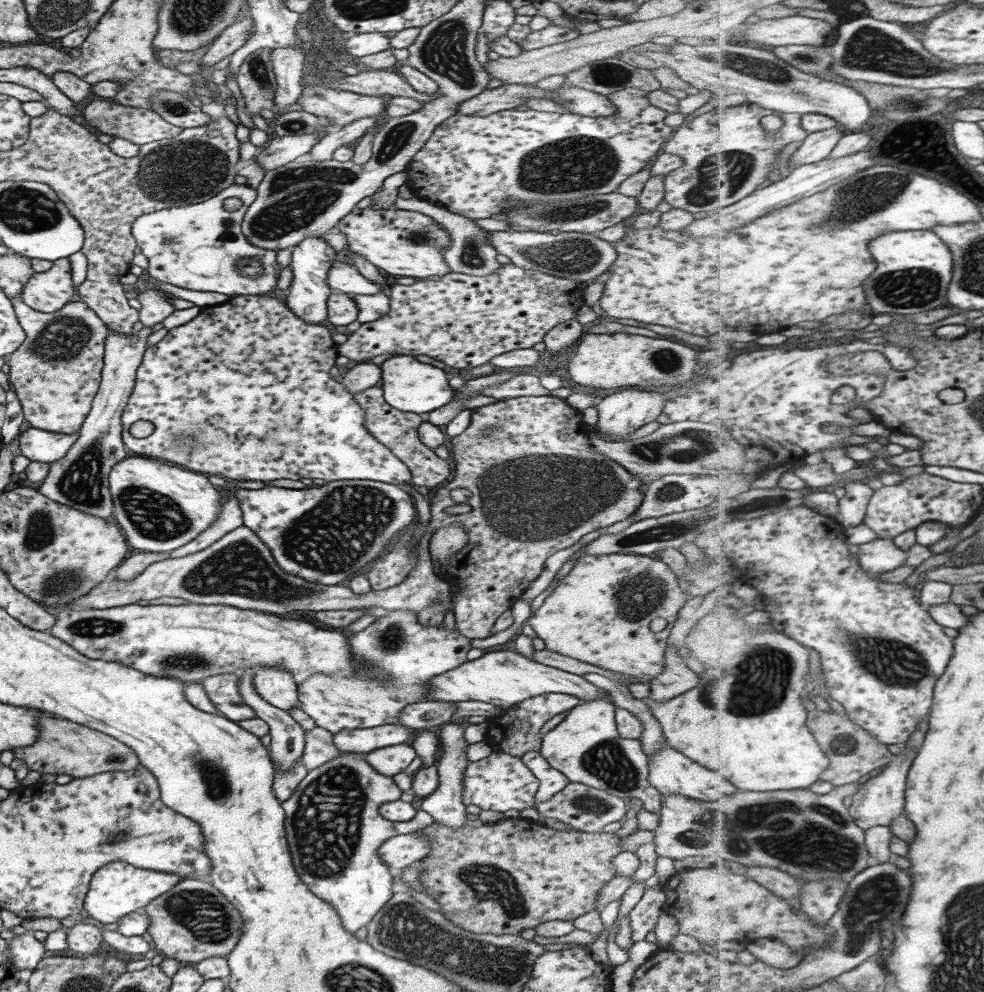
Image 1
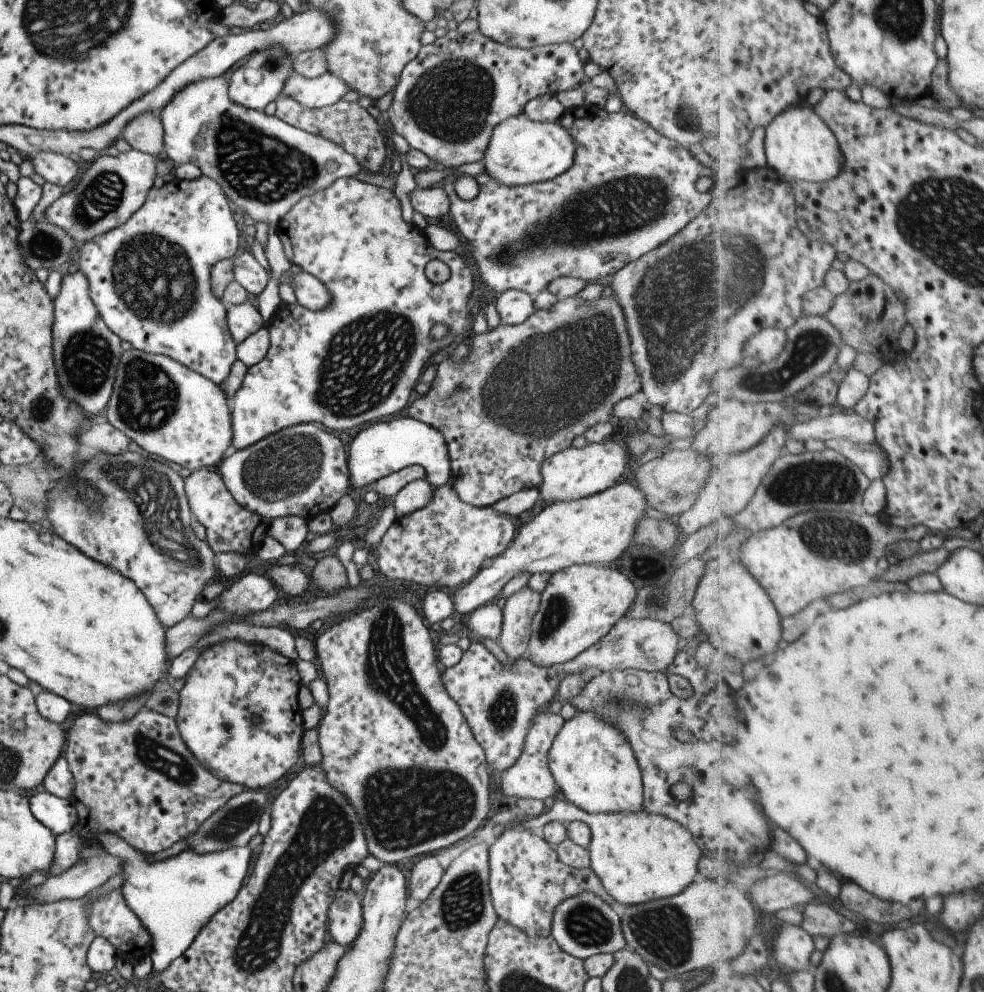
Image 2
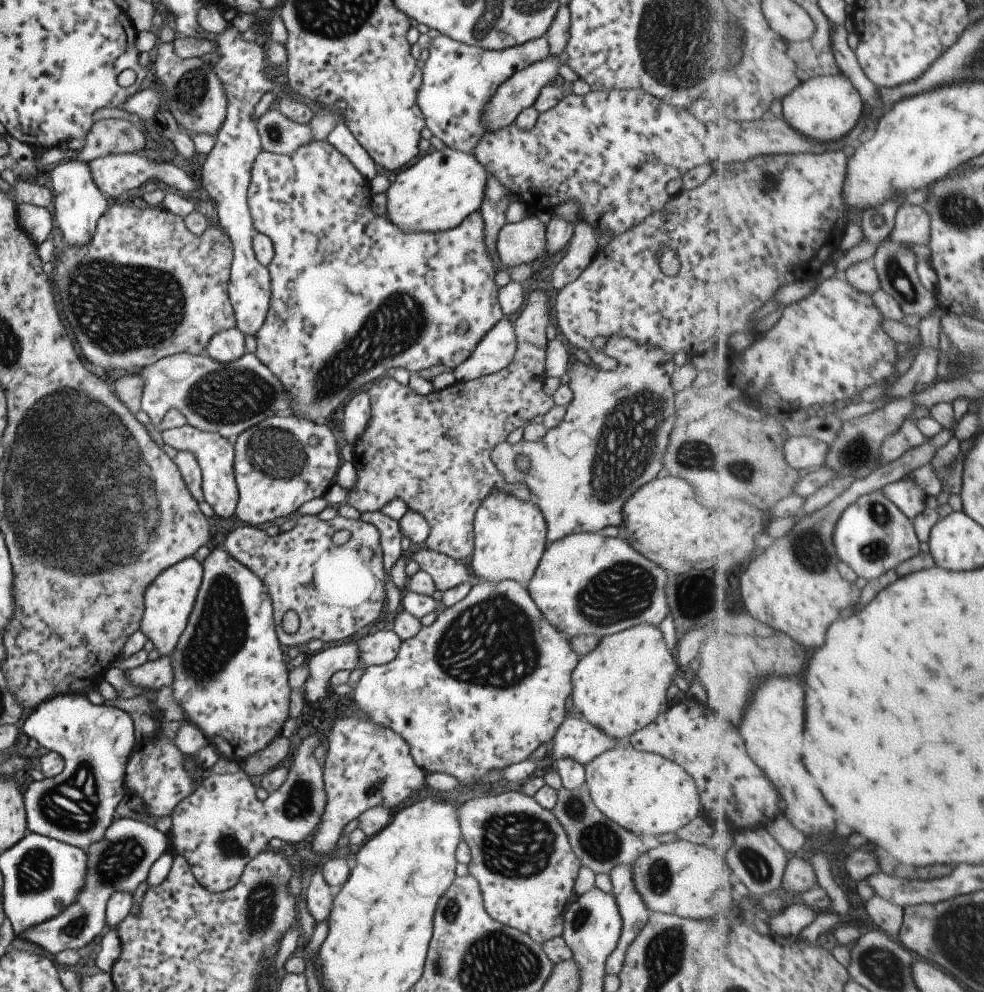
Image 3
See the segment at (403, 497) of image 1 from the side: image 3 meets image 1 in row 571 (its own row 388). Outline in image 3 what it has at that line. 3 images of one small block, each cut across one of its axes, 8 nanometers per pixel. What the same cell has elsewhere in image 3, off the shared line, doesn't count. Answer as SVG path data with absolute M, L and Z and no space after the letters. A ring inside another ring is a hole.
M325 139L315 140L305 144L305 146L299 146L295 152L291 152L287 156L259 151L250 170L246 201L251 222L254 230L267 236L273 245L273 258L266 266L271 286L269 308L261 328L257 330L254 336L256 340L254 355L283 384L283 390L287 392L287 396L291 400L291 410L288 413L297 416L299 420L307 418L307 420L313 421L315 418L331 416L343 402L349 400L349 396L359 392L365 384L385 376L387 368L389 370L391 368L404 368L410 374L440 364L454 369L458 364L469 358L477 343L503 317L497 298L498 287L493 283L495 260L491 260L491 256L487 256L487 244L483 244L483 238L485 238L483 228L485 226L483 226L483 218L479 211L471 212L457 226L449 230L403 232L387 220L385 213L381 216L373 214L371 197L368 180L365 180L355 170L355 166Z

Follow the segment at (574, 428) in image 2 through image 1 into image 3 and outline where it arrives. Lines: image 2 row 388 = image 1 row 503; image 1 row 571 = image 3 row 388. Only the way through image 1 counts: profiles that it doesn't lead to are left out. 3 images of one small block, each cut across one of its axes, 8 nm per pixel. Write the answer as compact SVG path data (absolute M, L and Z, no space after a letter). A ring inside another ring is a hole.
M537 290L533 291L527 296L527 300L523 303L523 308L519 310L519 315L512 322L513 332L515 333L515 352L513 354L513 360L503 368L503 370L498 370L489 376L482 376L481 378L476 378L475 380L468 380L463 382L462 380L456 380L451 386L447 388L442 388L438 391L431 391L425 396L420 394L415 394L407 385L401 385L397 383L392 377L383 376L379 380L373 381L369 389L367 390L368 401L369 401L369 422L367 426L363 428L365 432L359 436L359 440L353 444L352 449L352 463L356 470L357 480L353 484L353 488L348 491L348 496L346 497L347 502L358 510L359 513L365 511L381 510L387 502L393 499L403 500L407 505L408 510L412 510L417 514L421 515L421 518L427 524L429 529L429 534L427 538L423 540L423 546L427 547L431 552L440 552L445 554L445 556L450 556L453 560L465 560L469 558L473 552L473 522L474 514L477 508L481 506L483 500L491 494L491 492L505 492L505 494L511 494L523 502L531 499L530 492L523 482L515 484L508 484L503 480L503 474L495 468L495 464L489 460L489 452L491 449L500 442L506 440L510 432L513 432L516 428L524 428L526 423L535 418L535 416L543 416L554 404L550 396L545 396L541 392L541 384L543 384L543 362L545 362L545 349L546 349L546 339L545 339L545 328L549 324L551 318L551 313L549 309L552 307L551 298L547 298L545 291Z

